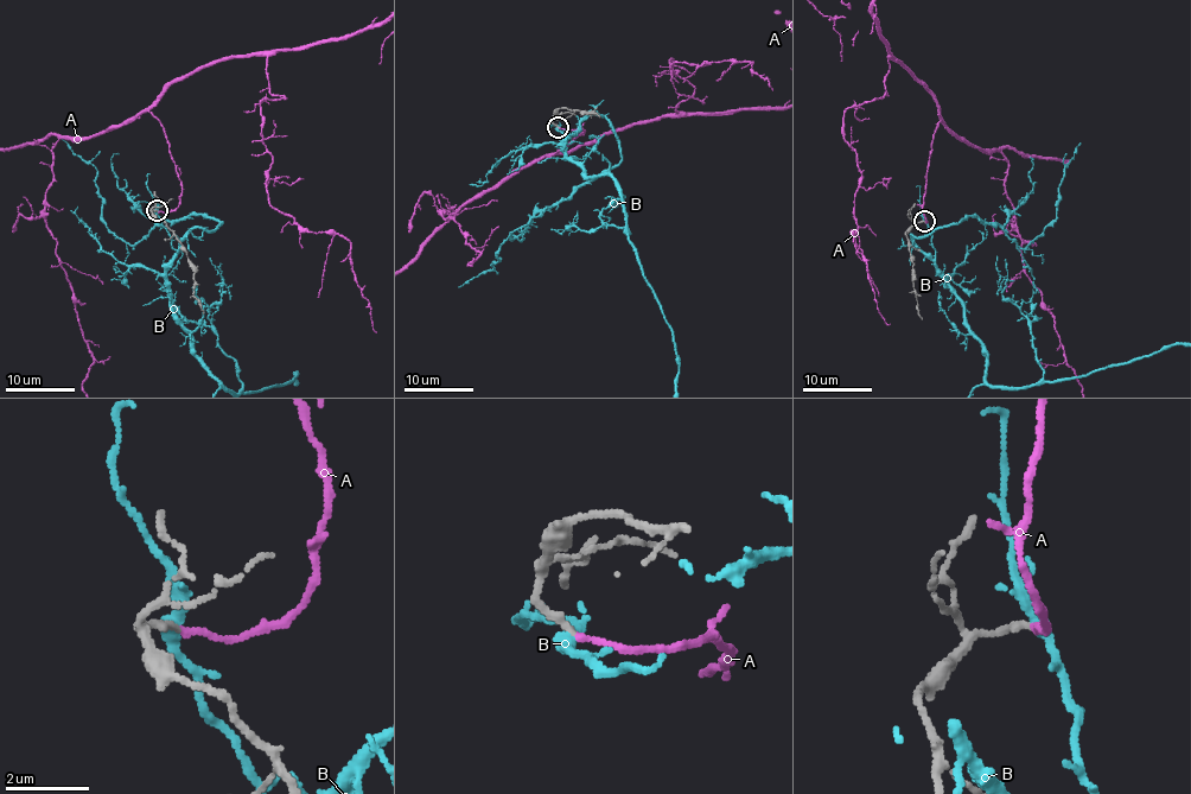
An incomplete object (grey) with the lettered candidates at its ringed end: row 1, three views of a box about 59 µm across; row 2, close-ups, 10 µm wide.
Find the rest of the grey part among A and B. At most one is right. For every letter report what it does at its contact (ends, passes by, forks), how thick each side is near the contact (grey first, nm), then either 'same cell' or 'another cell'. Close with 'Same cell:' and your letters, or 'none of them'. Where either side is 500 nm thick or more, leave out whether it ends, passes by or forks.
A: it ends there; 170 nm thick on the grey side, 140 nm on the other; same cell
B: it forks there; 180 nm thick on the grey side, 260 nm on the other; another cell
Same cell: A

